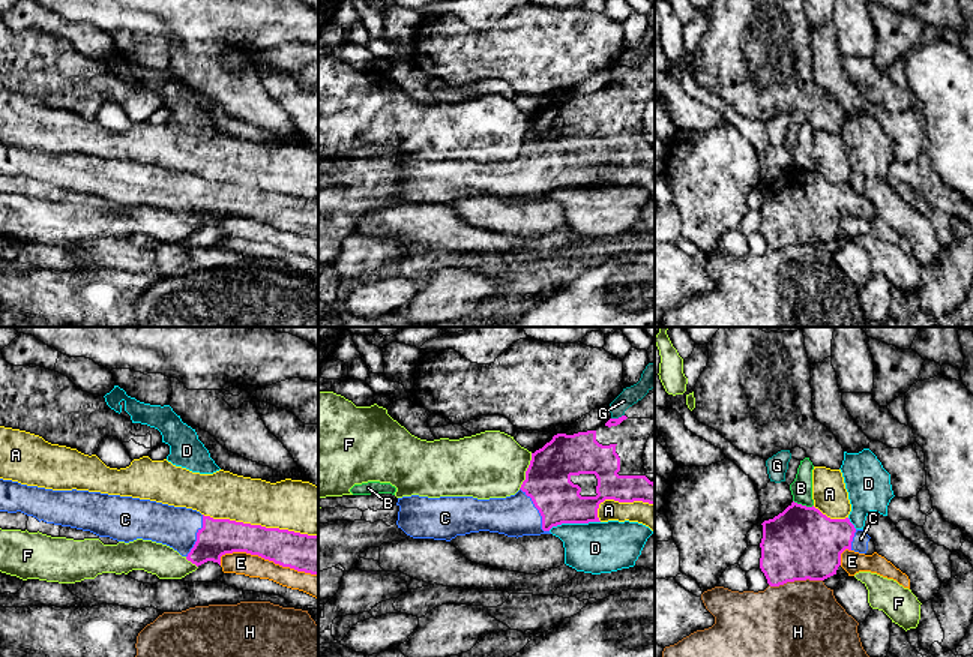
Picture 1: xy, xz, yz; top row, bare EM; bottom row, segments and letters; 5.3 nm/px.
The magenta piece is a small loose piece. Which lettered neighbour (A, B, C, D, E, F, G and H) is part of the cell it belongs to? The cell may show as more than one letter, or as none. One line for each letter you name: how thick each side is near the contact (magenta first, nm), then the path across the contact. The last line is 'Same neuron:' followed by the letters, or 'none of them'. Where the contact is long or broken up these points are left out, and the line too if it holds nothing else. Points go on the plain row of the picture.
C: 240 nm thick on the magenta side, 220 nm on the other; runs through xz (547, 146), (539, 176), (515, 180)
Same neuron: C

